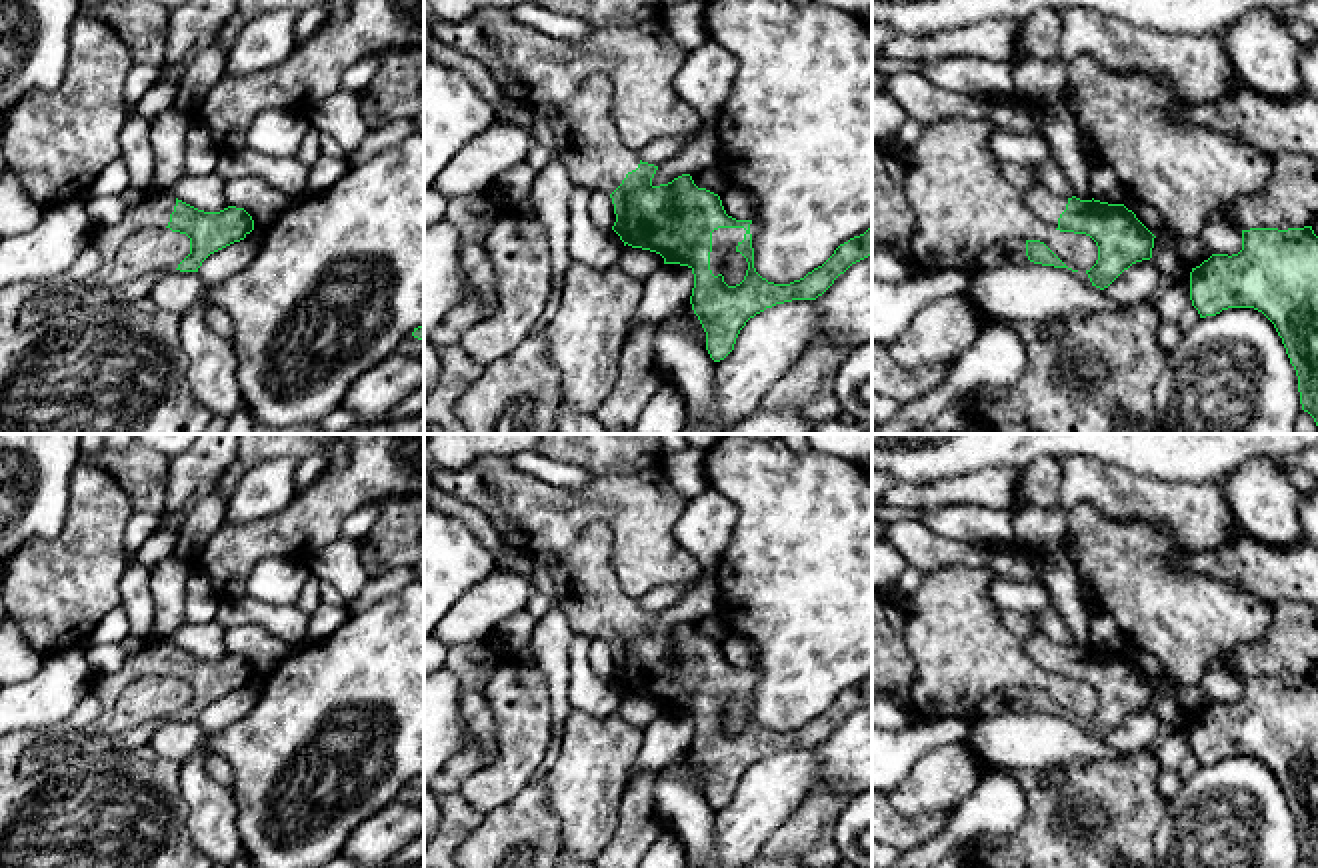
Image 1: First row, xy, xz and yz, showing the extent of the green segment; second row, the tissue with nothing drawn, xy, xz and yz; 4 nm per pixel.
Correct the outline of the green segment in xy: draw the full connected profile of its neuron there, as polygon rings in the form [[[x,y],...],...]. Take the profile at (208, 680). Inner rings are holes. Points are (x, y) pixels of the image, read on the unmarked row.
[[[172,640],[144,644],[140,652],[126,654],[118,672],[94,676],[90,692],[104,712],[88,738],[104,738],[108,714],[118,696],[136,676],[146,674],[166,674],[172,680],[186,682],[190,686],[190,702],[176,718],[198,720],[210,702],[244,688],[254,678],[254,668],[244,656],[236,654],[228,654],[220,660],[198,658],[178,648]]]

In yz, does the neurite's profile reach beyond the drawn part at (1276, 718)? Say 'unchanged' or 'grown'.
unchanged

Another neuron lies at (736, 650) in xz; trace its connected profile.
[[[736,634],[728,636],[720,644],[720,648],[722,648],[726,662],[736,668],[756,668],[758,666],[758,656],[752,644],[742,636],[736,636]]]

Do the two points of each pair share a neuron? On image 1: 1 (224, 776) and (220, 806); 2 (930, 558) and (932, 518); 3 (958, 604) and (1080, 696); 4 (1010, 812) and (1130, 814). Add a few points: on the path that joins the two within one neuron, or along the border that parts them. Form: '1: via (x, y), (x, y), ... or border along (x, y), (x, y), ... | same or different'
1: border along (210, 750), (206, 772), (230, 788) | different
2: border along (906, 514), (946, 536), (976, 546) | different
3: via (986, 634), (1024, 672), (1050, 684) | same
4: border along (1006, 770), (1024, 792), (1024, 818), (984, 836) | different

